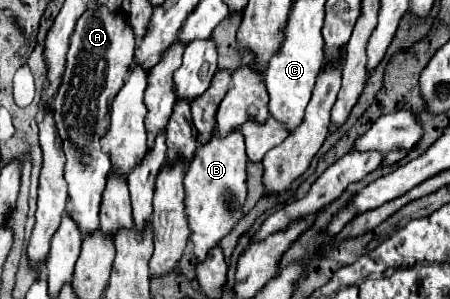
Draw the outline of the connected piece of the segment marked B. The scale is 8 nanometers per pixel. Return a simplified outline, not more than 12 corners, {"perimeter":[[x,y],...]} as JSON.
{"perimeter":[[240,129],[214,133],[186,173],[198,261],[242,219]]}

